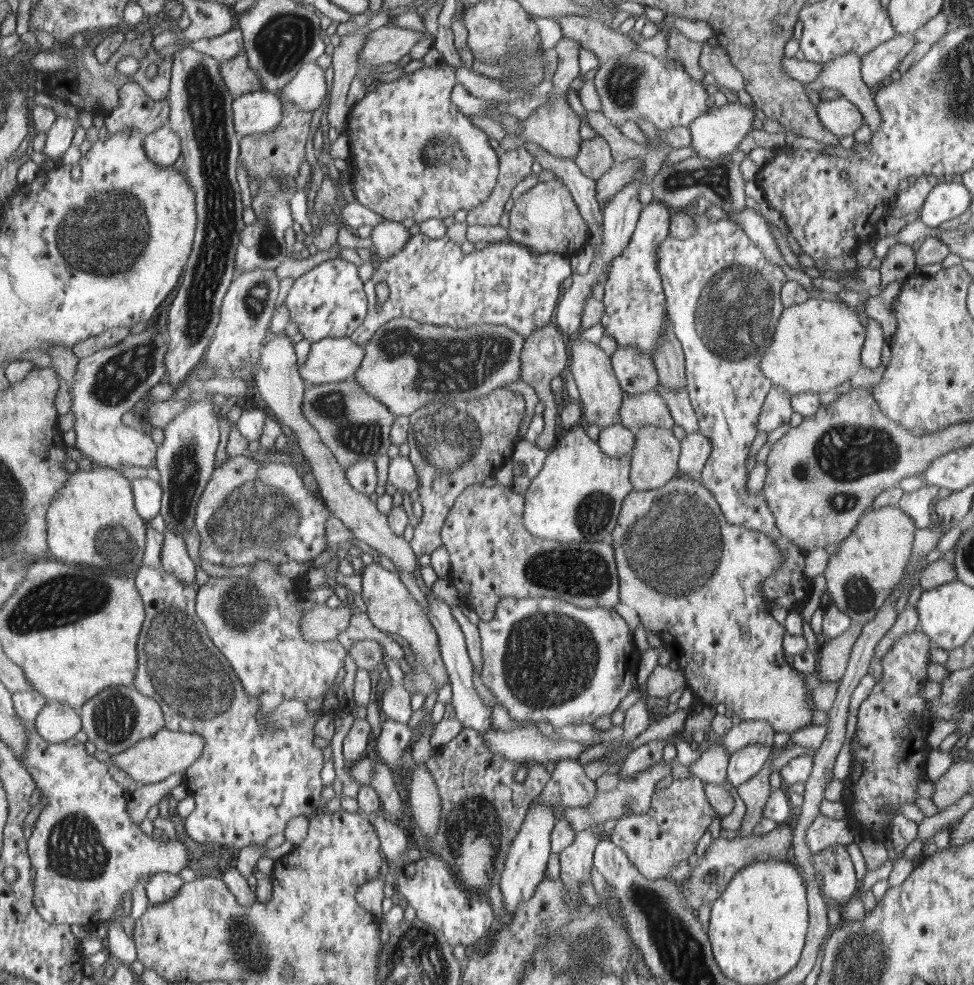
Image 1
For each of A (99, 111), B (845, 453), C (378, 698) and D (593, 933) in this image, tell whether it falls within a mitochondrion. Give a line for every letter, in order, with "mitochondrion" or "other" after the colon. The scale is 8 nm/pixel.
A: other
B: mitochondrion
C: other
D: mitochondrion

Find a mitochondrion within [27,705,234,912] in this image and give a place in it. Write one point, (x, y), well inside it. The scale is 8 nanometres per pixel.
(75, 849)

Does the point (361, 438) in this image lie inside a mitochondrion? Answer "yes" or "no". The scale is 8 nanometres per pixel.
yes

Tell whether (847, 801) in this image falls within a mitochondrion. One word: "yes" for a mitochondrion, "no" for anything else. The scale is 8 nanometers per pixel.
no

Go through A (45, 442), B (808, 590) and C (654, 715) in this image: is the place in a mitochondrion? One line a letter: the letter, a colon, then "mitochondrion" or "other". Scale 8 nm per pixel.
A: other
B: other
C: other

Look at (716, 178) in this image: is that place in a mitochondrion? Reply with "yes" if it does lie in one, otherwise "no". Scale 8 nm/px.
yes

